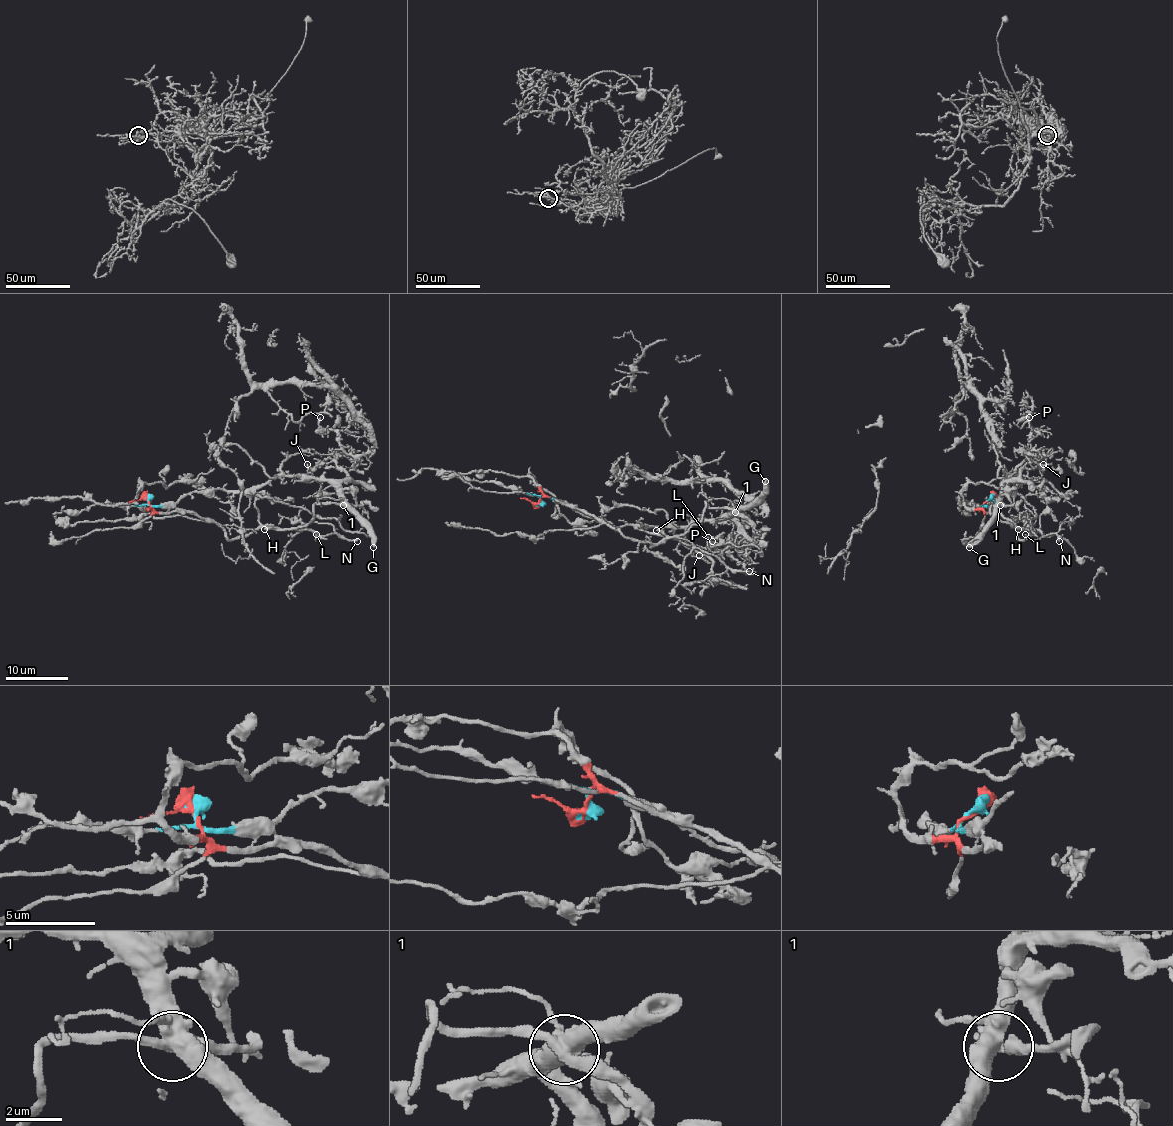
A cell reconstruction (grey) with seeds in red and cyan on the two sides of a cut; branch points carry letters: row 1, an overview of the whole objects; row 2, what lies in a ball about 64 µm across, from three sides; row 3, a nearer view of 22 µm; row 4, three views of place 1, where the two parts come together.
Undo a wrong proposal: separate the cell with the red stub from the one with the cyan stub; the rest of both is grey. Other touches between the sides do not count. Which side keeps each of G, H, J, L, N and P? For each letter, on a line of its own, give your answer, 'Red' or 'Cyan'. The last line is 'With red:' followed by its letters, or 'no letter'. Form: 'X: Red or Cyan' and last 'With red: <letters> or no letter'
G: Cyan
H: Red
J: Cyan
L: Red
N: Red
P: Cyan
With red: H, L, N

